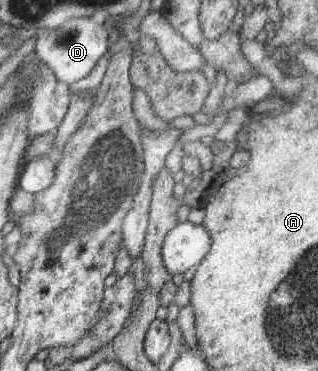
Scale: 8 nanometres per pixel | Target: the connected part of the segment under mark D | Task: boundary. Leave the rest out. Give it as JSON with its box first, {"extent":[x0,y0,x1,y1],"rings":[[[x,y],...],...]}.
{"extent":[34,17,108,84],"rings":[[[72,17],[58,28],[41,29],[37,33],[34,54],[60,82],[72,84],[88,76],[108,49],[108,34],[104,23],[94,22],[92,17]]]}

